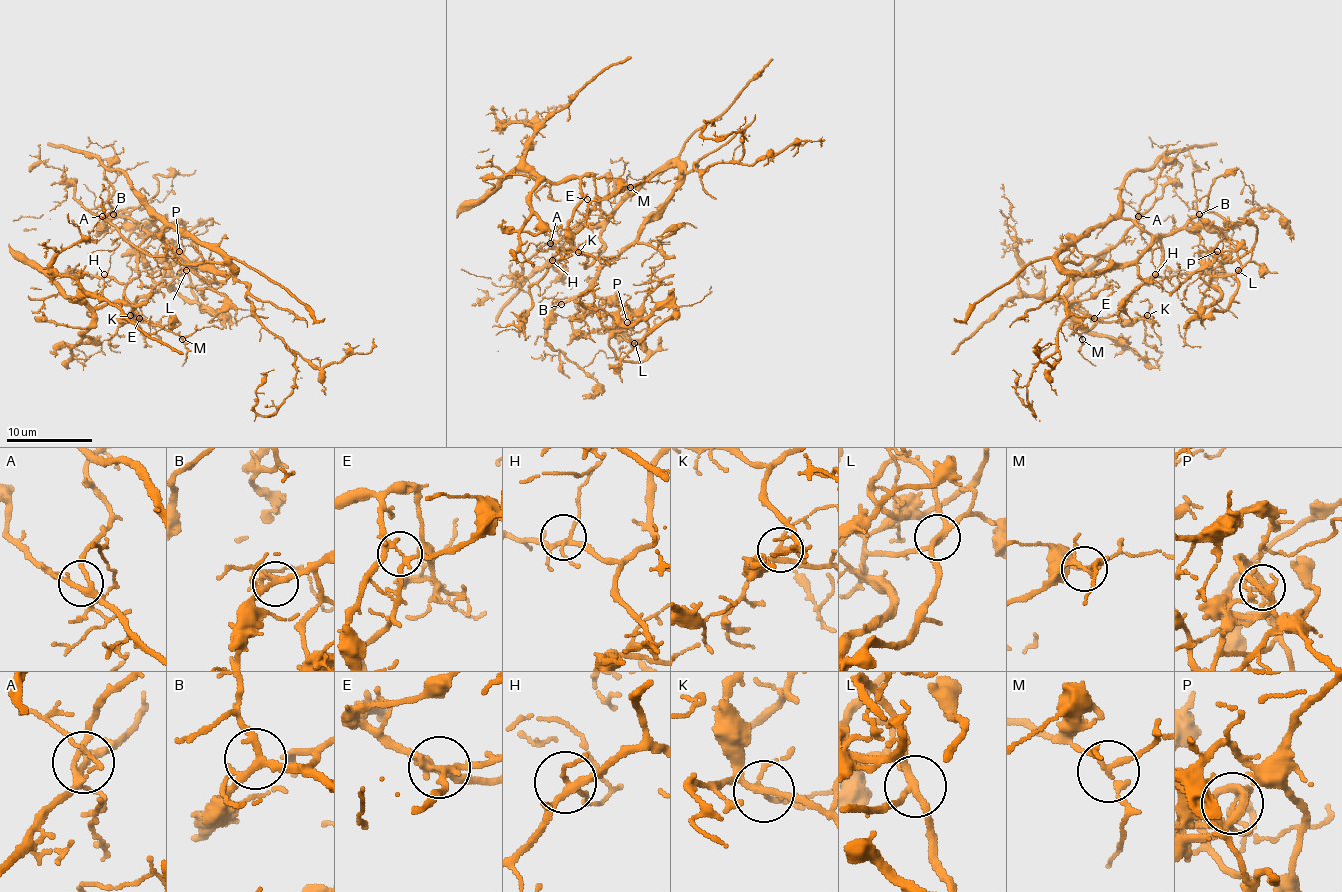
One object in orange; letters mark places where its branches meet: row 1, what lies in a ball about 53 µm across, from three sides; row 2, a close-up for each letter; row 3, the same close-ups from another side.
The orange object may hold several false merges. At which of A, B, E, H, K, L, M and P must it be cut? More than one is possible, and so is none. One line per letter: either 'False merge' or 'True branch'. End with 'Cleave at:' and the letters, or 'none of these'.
A: True branch
B: True branch
E: False merge
H: True branch
K: True branch
L: True branch
M: True branch
P: False merge
Cleave at: E, P

